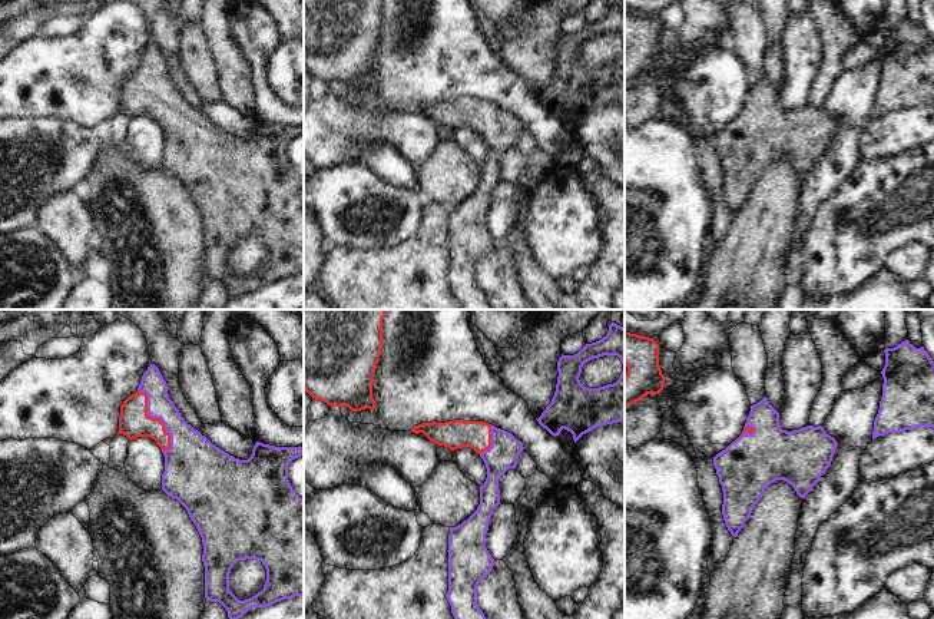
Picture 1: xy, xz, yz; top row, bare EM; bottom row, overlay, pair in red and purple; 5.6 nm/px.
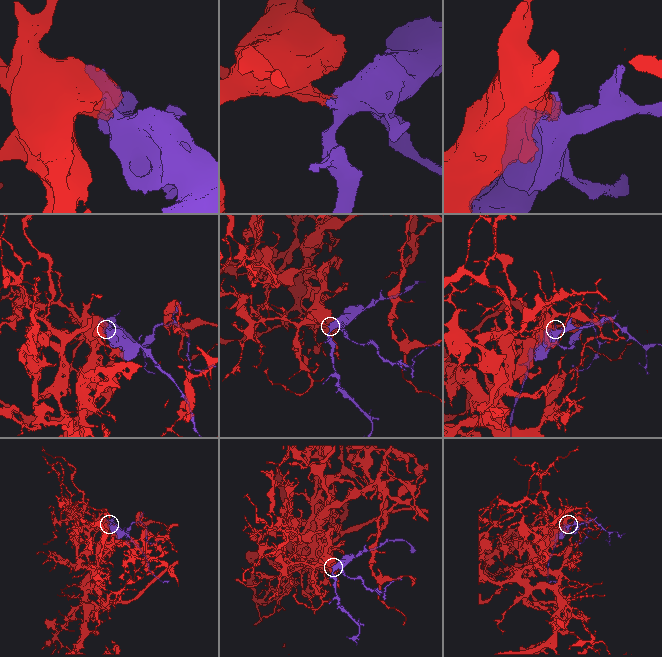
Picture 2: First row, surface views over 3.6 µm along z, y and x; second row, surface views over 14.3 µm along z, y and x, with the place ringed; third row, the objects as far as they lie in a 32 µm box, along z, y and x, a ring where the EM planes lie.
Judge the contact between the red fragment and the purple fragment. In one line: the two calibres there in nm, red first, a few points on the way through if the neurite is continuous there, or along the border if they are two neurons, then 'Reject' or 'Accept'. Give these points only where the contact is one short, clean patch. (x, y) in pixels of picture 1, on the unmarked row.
Thickness 180 nm (red) against 220 nm. Accept.

